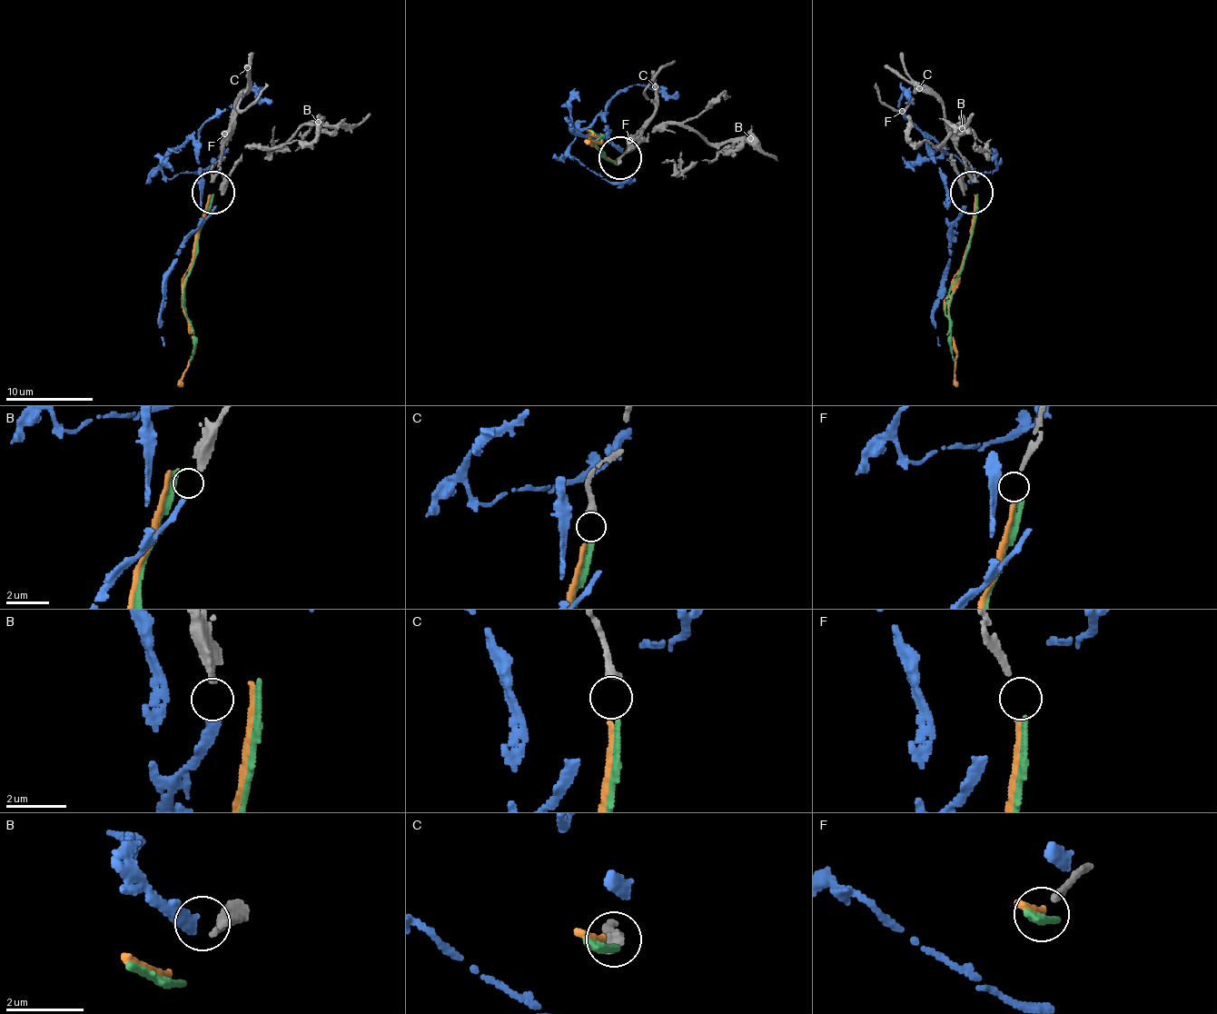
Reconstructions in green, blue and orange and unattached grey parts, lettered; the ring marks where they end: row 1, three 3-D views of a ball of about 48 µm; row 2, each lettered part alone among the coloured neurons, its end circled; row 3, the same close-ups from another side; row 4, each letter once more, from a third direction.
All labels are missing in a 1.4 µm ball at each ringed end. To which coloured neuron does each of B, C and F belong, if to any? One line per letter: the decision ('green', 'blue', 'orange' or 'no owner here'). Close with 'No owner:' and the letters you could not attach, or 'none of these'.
B: blue
C: green
F: orange
No owner: none of these

